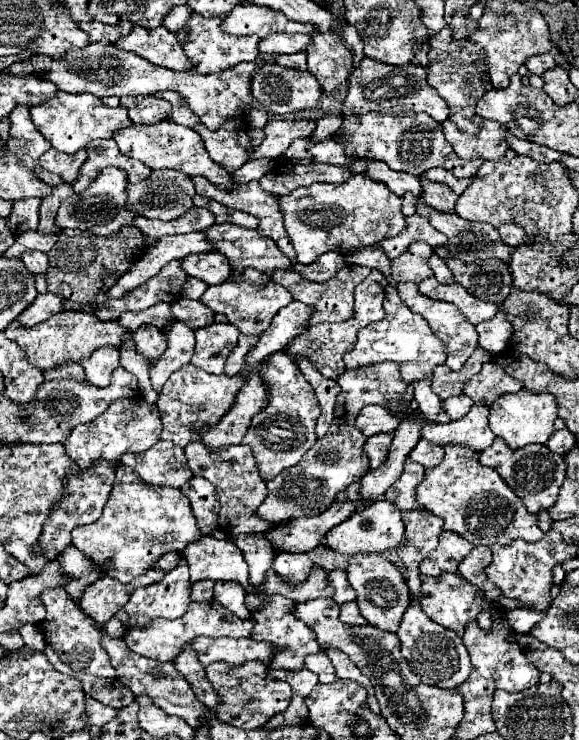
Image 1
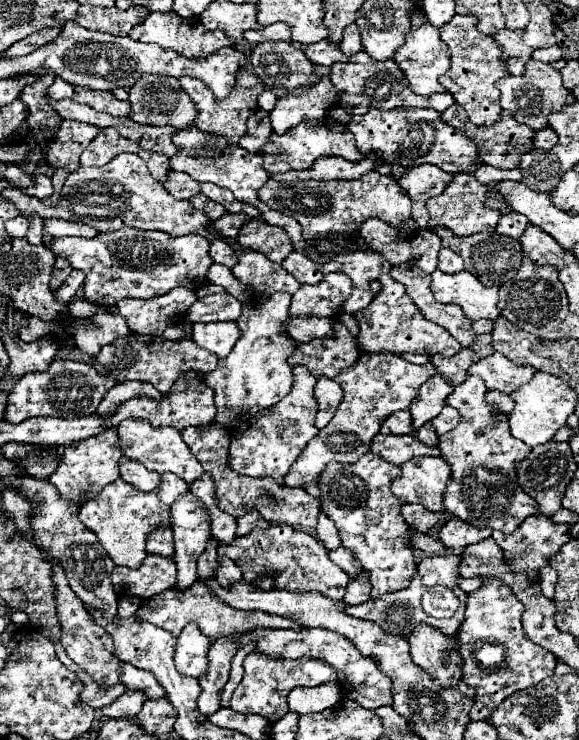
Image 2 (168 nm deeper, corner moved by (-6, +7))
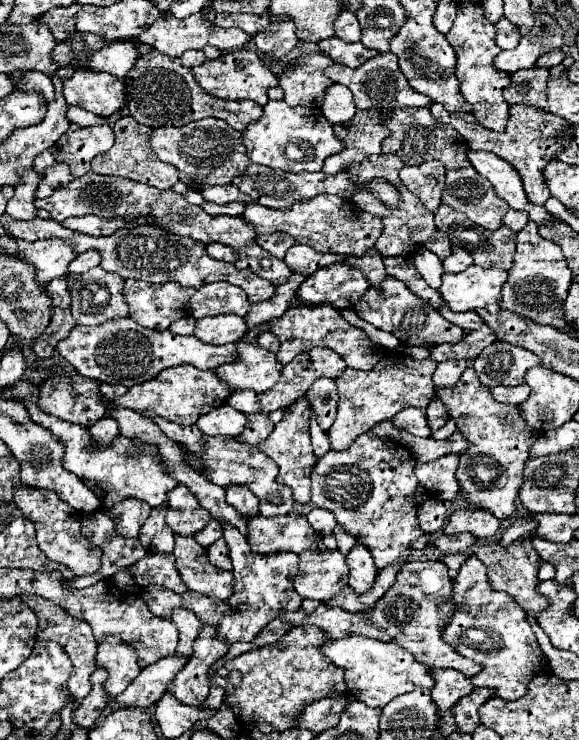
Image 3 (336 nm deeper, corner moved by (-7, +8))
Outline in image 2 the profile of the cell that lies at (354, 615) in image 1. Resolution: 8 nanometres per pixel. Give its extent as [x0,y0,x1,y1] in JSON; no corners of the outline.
[343,573,371,605]

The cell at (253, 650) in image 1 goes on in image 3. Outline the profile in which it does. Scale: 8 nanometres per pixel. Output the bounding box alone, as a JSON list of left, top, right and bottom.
[318,634,432,708]

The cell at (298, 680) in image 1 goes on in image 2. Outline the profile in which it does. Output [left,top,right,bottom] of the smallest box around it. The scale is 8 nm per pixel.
[231,651,338,723]

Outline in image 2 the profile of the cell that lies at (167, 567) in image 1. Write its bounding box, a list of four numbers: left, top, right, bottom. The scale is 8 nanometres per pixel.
[147,529,173,557]

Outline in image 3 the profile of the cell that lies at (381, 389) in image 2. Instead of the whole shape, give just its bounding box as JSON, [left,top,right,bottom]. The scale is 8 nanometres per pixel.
[328,354,436,450]

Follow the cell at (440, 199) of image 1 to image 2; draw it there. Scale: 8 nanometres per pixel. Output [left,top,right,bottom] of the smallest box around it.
[399,165,451,230]

